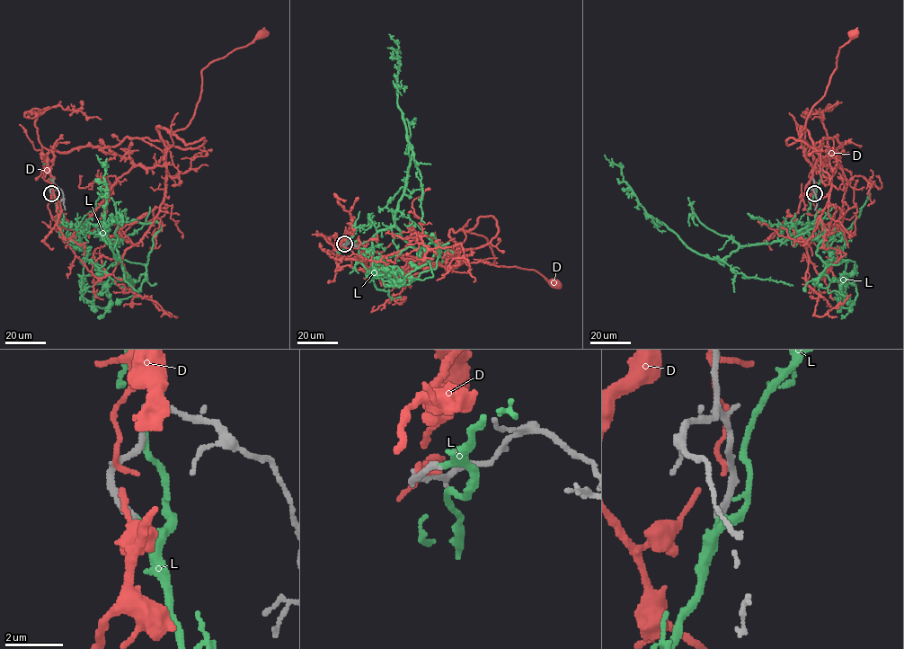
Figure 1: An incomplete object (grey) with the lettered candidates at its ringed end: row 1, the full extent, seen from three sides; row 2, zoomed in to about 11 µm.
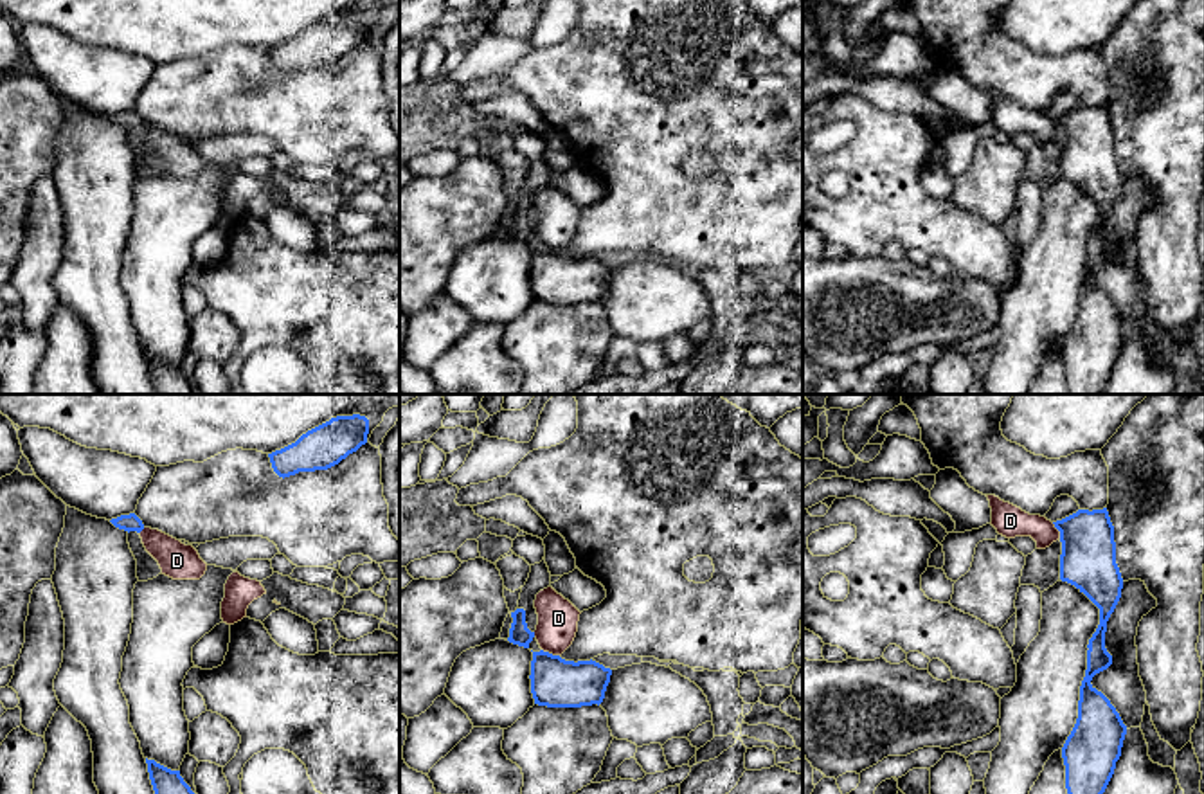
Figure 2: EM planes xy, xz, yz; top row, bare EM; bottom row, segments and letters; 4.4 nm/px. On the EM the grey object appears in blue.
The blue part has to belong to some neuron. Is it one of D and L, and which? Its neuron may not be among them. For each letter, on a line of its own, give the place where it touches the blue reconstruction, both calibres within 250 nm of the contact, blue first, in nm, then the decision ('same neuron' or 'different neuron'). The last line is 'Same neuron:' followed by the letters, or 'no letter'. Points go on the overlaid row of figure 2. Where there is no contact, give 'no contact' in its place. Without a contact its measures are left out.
D: meets blue in xz at (551, 654); 220 nm thick on the blue side, 180 nm on the other; different neuron
L: no contact; same neuron
Same neuron: L

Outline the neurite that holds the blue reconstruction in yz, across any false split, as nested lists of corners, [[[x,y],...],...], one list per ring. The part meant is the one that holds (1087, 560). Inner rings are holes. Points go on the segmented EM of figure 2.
[[[1107,508],[1078,510],[1053,522],[1060,531],[1060,580],[1074,585],[1100,609],[1100,625],[1087,645],[1078,718],[1062,747],[1067,794],[1103,794],[1121,756],[1127,726],[1091,681],[1112,664],[1105,648],[1107,621],[1123,589],[1116,564],[1114,526]]]

